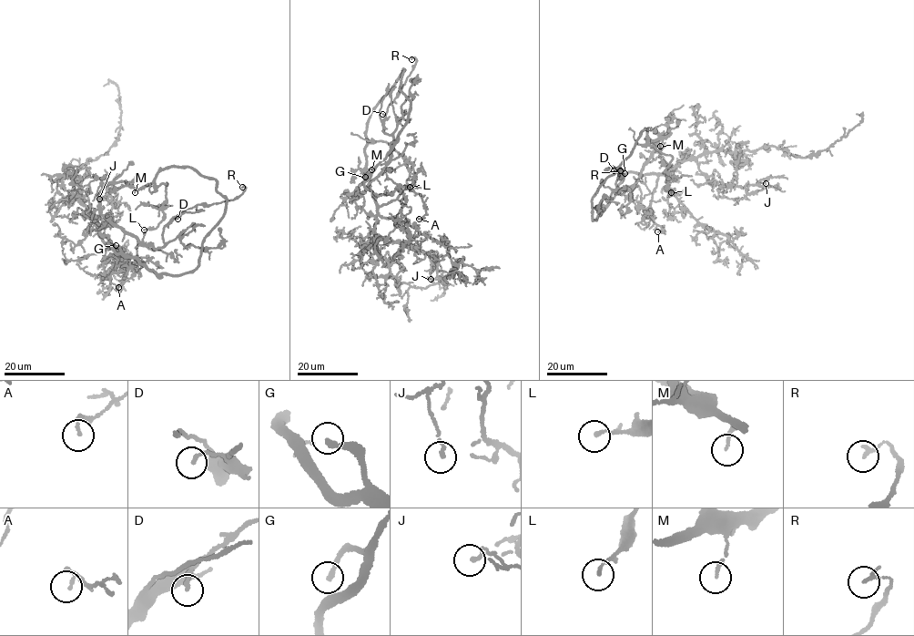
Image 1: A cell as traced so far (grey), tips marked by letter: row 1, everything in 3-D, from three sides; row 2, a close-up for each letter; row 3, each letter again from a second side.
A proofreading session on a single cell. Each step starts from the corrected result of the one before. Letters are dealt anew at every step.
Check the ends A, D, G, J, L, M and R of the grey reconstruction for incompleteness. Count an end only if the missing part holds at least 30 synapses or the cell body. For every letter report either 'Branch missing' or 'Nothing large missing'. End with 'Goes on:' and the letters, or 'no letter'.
A: Nothing large missing
D: Nothing large missing
G: Nothing large missing
J: Nothing large missing
L: Nothing large missing
M: Nothing large missing
R: Nothing large missing
Goes on: no letter

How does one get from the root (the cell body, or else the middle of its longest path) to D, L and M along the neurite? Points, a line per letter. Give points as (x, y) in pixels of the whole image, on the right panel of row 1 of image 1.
D: (595, 193), (644, 128), (652, 140), (670, 129), (620, 194), (619, 171), (614, 170)
L: (595, 193), (631, 154), (644, 128), (648, 145), (672, 157), (665, 169), (666, 190), (670, 195), (671, 192)
M: (595, 193), (605, 178), (614, 173), (631, 154), (644, 128), (647, 130), (647, 138), (662, 140), (660, 146)

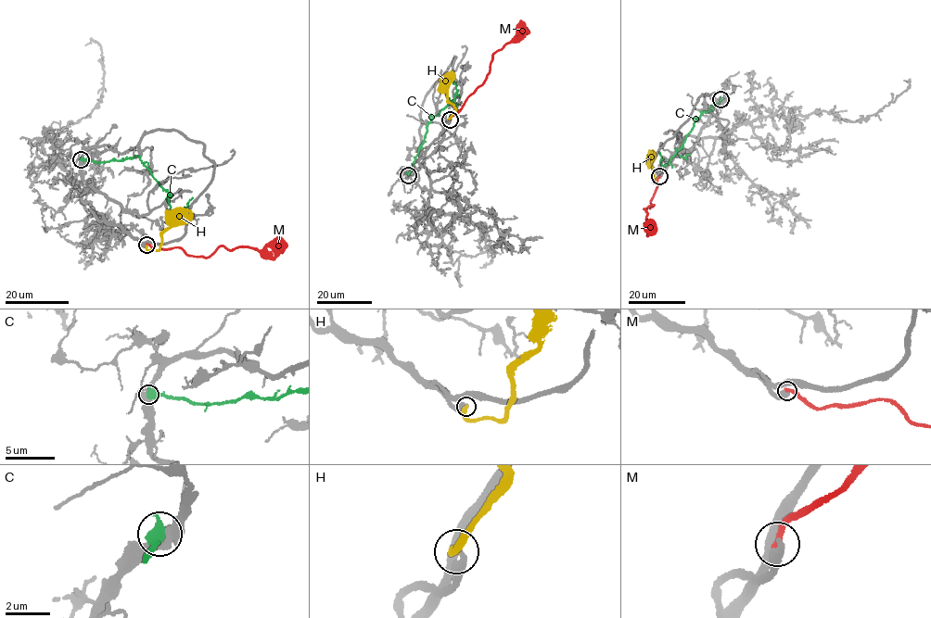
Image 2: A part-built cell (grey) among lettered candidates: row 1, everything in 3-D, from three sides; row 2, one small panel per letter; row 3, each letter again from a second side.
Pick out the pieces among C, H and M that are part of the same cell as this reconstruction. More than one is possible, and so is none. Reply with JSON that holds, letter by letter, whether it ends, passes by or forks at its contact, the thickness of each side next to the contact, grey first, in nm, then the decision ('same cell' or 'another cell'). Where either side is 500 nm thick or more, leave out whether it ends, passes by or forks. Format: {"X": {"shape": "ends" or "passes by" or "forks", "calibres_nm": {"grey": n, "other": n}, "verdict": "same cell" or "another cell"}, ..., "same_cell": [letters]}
{"C": {"calibres_nm": {"grey": 550, "other": 600}, "verdict": "another cell"}, "H": {"shape": "ends", "calibres_nm": {"grey": 320, "other": 340}, "verdict": "same cell"}, "M": {"shape": "ends", "calibres_nm": {"grey": 360, "other": 280}, "verdict": "another cell"}, "same_cell": ["H"]}

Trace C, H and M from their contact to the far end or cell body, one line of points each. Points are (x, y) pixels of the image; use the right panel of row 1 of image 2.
C: (720, 99), (707, 112), (702, 111), (682, 147), (663, 167), (659, 152)
H: (658, 176), (654, 182), (649, 157)
M: (659, 176), (650, 208), (654, 205), (644, 208), (649, 221), (646, 229)

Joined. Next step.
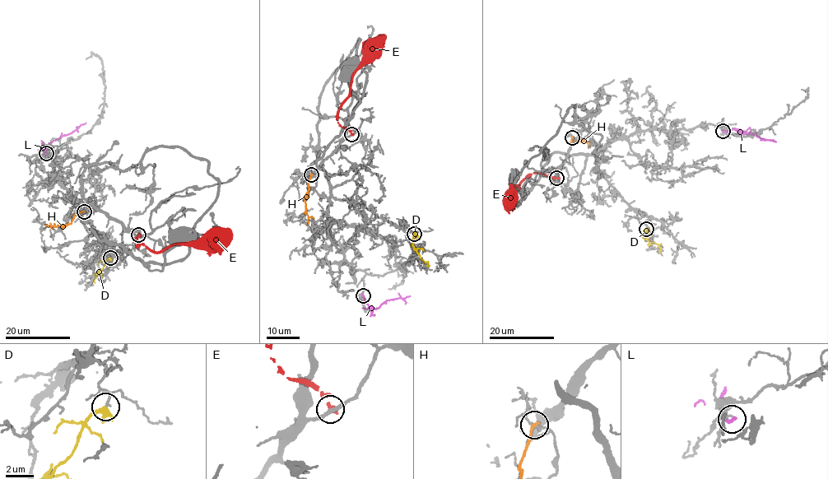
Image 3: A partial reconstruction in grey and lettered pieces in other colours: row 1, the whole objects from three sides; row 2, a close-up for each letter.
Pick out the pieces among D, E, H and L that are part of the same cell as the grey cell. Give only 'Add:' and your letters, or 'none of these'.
Add: none of these

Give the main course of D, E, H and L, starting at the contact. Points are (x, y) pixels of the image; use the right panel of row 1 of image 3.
D: (646, 229), (643, 237), (658, 246), (659, 253)
E: (556, 178), (543, 173), (527, 175), (521, 181), (519, 188), (514, 186), (513, 194), (517, 198)
H: (572, 137), (572, 142), (575, 140), (592, 141)
L: (723, 131), (737, 129), (776, 141)

